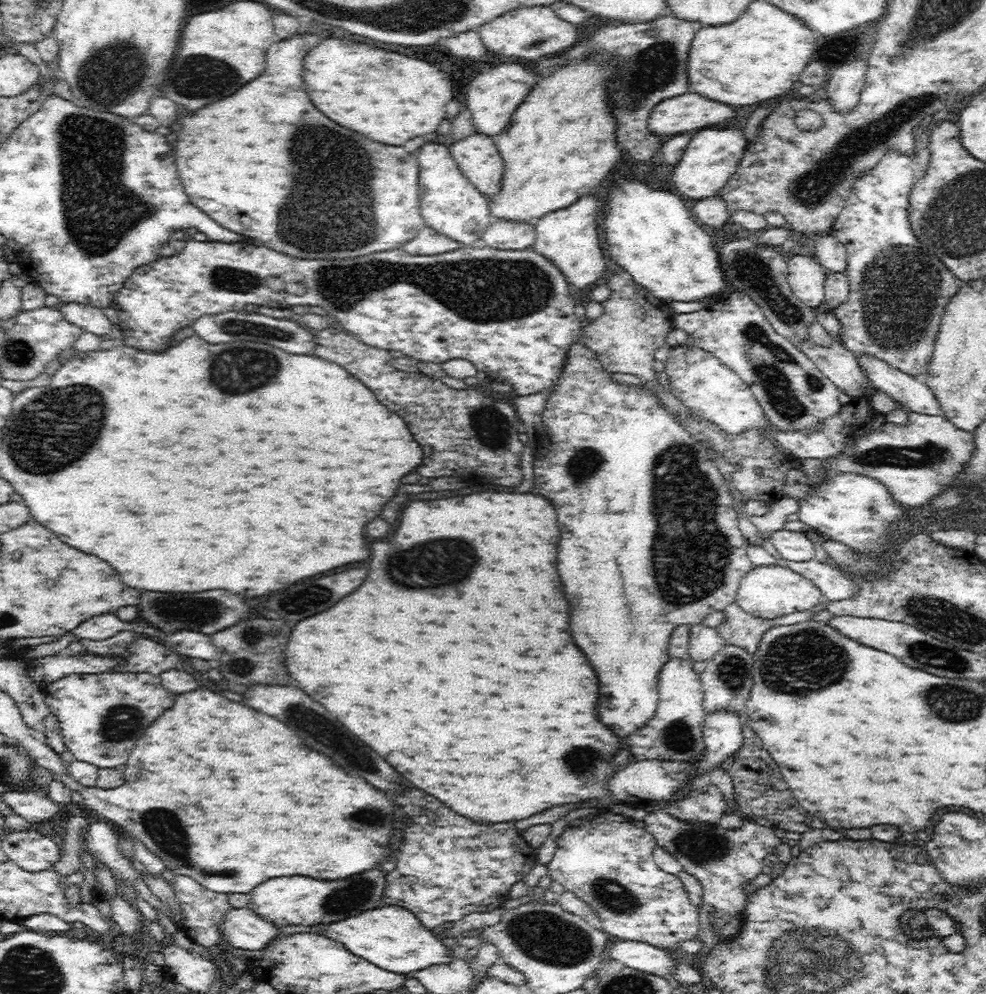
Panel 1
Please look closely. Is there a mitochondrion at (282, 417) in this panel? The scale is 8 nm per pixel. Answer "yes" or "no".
no

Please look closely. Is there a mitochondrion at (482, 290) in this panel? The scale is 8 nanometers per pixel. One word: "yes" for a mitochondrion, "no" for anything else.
yes

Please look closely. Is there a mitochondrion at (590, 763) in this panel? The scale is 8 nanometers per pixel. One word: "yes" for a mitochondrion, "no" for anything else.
yes

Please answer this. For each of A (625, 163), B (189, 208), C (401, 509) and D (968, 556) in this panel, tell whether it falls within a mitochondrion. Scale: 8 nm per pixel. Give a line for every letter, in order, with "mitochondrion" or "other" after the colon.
A: other
B: other
C: other
D: other

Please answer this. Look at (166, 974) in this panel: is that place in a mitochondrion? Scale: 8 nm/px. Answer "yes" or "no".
no

